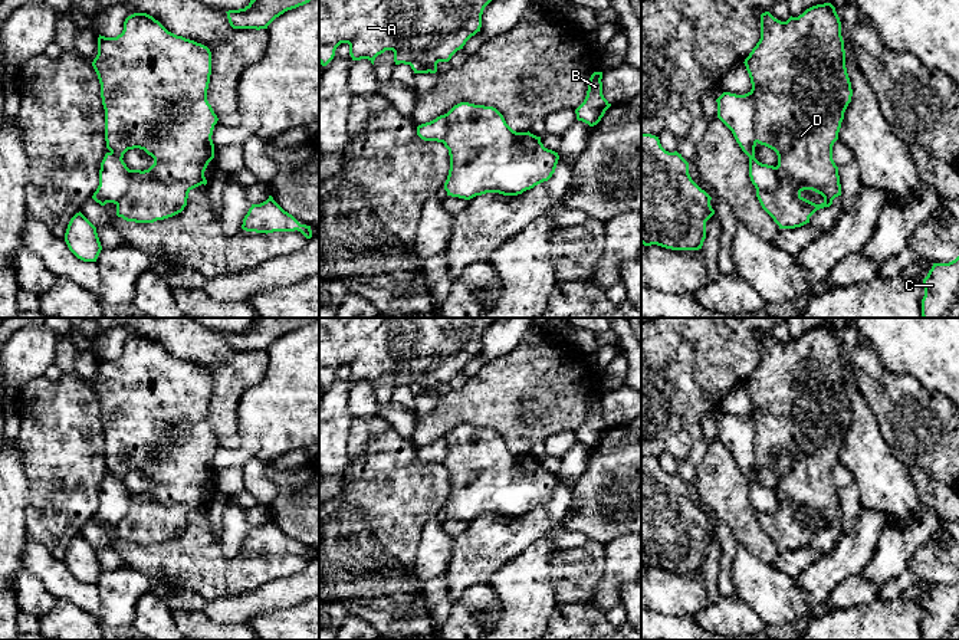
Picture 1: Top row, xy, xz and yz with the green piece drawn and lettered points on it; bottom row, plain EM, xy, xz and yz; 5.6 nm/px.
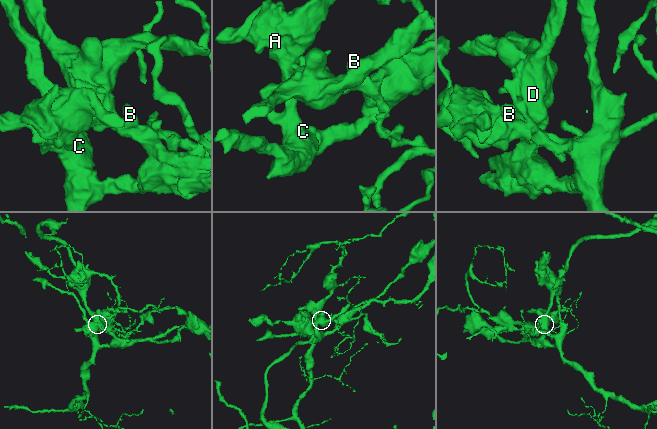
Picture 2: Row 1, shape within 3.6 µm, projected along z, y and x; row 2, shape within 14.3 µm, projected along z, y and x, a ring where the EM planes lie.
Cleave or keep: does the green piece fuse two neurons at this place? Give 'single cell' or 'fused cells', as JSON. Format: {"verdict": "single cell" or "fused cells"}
{"verdict": "fused cells"}

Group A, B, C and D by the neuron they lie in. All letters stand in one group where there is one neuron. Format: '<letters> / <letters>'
A C / B D

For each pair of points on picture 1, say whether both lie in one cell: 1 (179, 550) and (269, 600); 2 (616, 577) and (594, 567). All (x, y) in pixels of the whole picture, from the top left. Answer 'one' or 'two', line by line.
1: two
2: two

